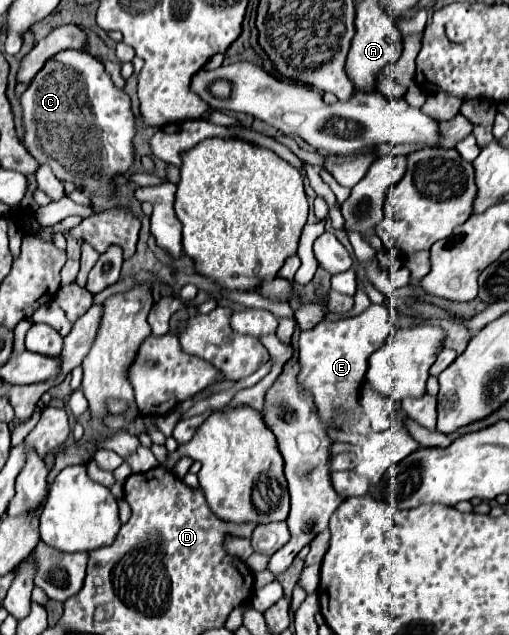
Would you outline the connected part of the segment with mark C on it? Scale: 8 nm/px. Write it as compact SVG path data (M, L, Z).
M65 50L55 54L45 62L45 66L31 80L29 88L21 96L23 110L23 146L37 160L39 166L49 166L59 180L69 180L77 188L83 188L89 196L115 196L113 178L117 174L125 174L131 170L135 162L135 146L133 138L137 132L135 114L131 110L131 98L125 90L117 88L111 76L105 72L105 66L99 58L89 54L87 50Z

